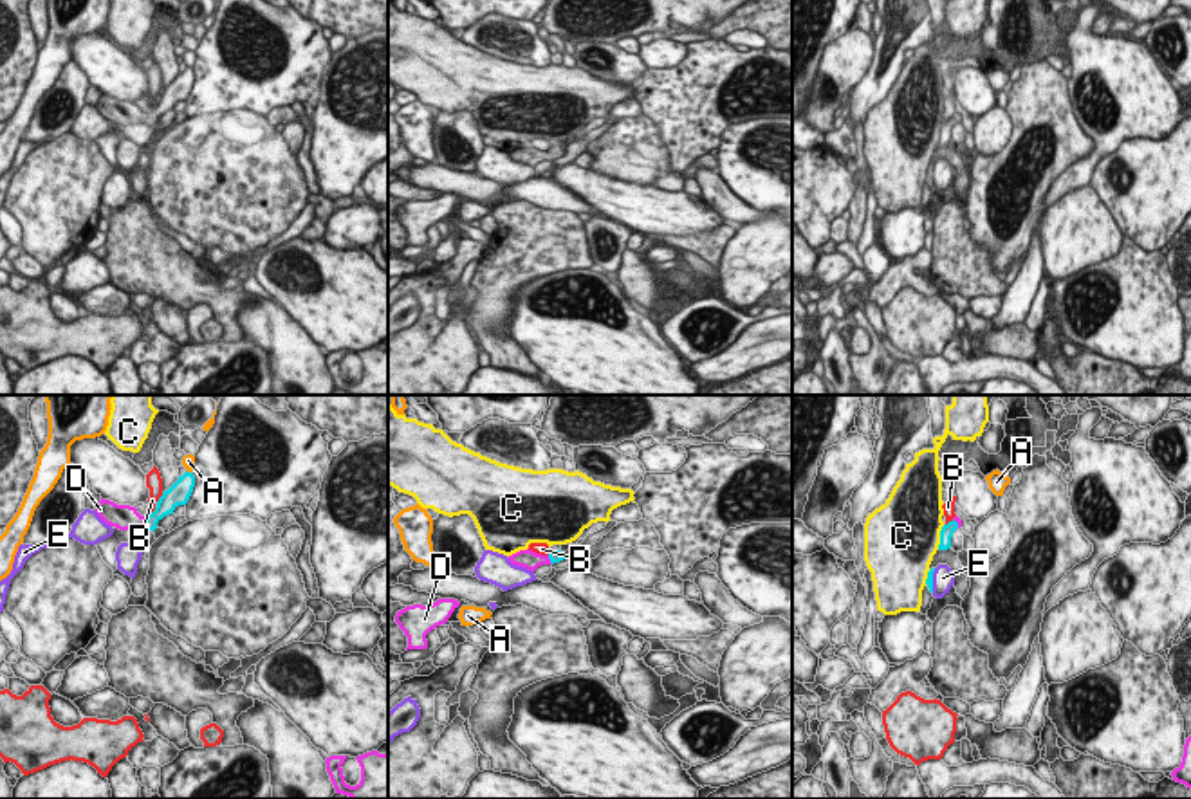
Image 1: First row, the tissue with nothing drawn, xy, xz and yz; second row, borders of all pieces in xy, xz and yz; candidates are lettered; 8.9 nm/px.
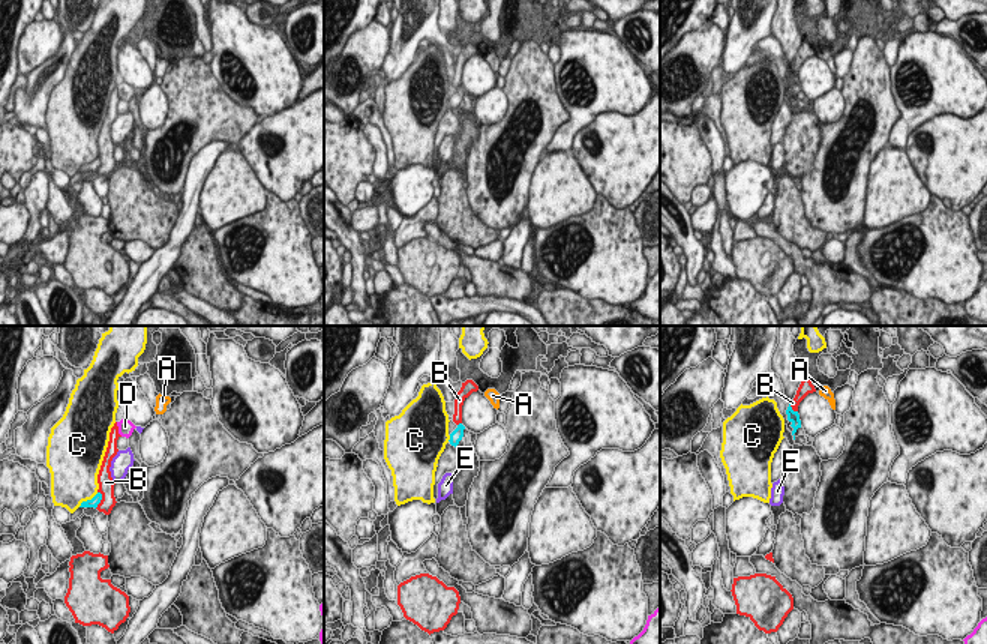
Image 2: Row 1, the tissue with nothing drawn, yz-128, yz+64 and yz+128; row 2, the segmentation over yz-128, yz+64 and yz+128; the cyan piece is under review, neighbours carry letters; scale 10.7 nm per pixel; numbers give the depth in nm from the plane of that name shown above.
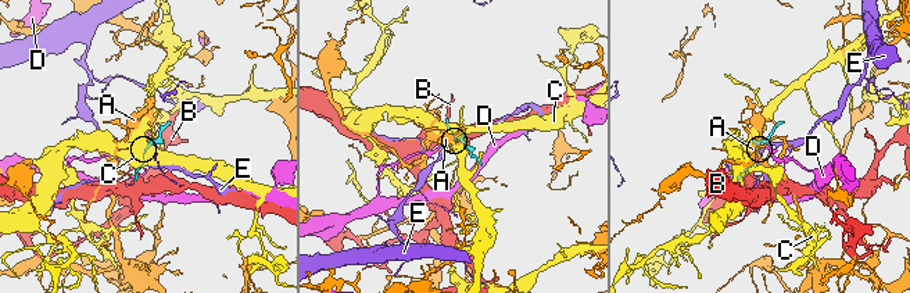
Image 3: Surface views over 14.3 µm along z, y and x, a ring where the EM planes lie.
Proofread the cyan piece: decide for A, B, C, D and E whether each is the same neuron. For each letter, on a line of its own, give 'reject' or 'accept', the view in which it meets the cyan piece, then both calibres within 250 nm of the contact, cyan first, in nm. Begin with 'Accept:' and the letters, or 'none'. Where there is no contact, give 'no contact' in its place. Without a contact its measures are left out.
Accept: D
A: reject | xy | 200/120 nm
B: reject | xy | 200/160 nm
C: reject | yz | 120/480 nm
D: accept | xy | 170/220 nm
E: reject | yz | 60/190 nm

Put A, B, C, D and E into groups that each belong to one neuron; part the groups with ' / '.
A / B / C / D / E

